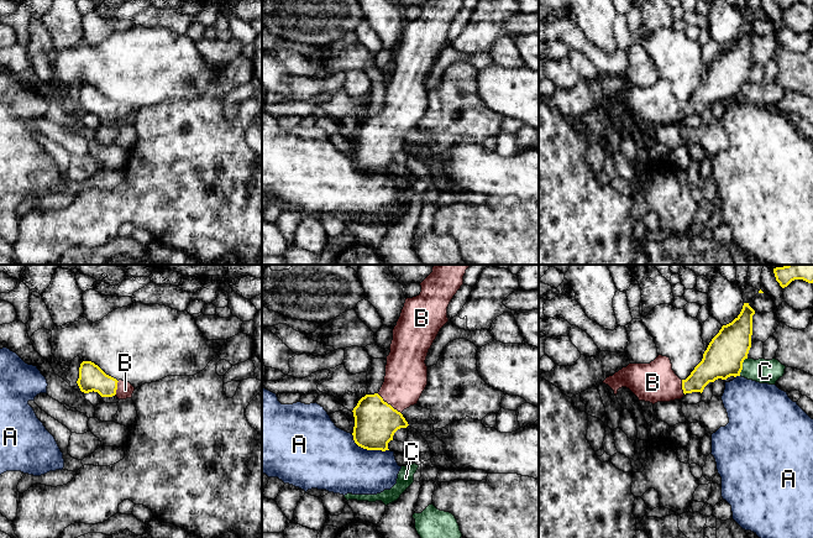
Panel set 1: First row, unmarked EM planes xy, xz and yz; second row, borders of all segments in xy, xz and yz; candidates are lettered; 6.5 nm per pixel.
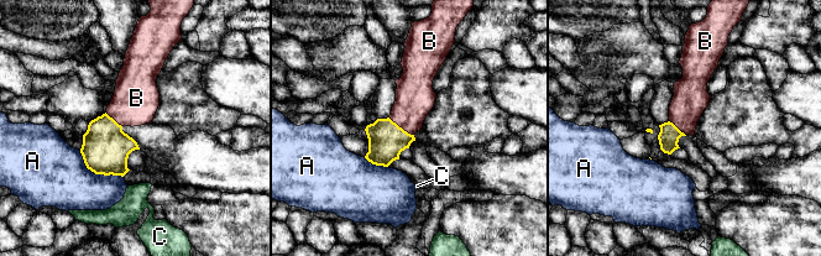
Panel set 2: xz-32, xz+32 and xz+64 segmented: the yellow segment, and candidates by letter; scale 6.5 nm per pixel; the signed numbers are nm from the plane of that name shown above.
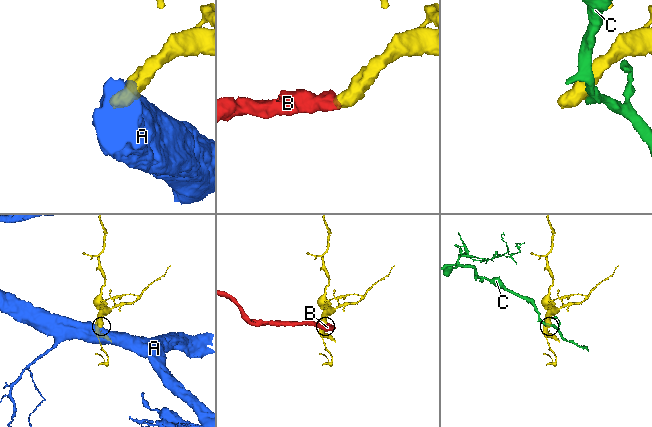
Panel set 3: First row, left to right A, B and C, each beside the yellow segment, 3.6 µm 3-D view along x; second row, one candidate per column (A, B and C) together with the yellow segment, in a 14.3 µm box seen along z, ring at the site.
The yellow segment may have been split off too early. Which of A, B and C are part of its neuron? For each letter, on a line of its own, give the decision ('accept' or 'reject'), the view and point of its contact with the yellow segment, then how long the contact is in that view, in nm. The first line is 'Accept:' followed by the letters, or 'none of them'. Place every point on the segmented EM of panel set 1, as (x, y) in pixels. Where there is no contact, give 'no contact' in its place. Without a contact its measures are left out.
Accept: B
A: reject | xz (368, 449) | 260 nm
B: accept | xz (389, 405) | 200 nm
C: reject | yz (741, 366) | 130 nm

